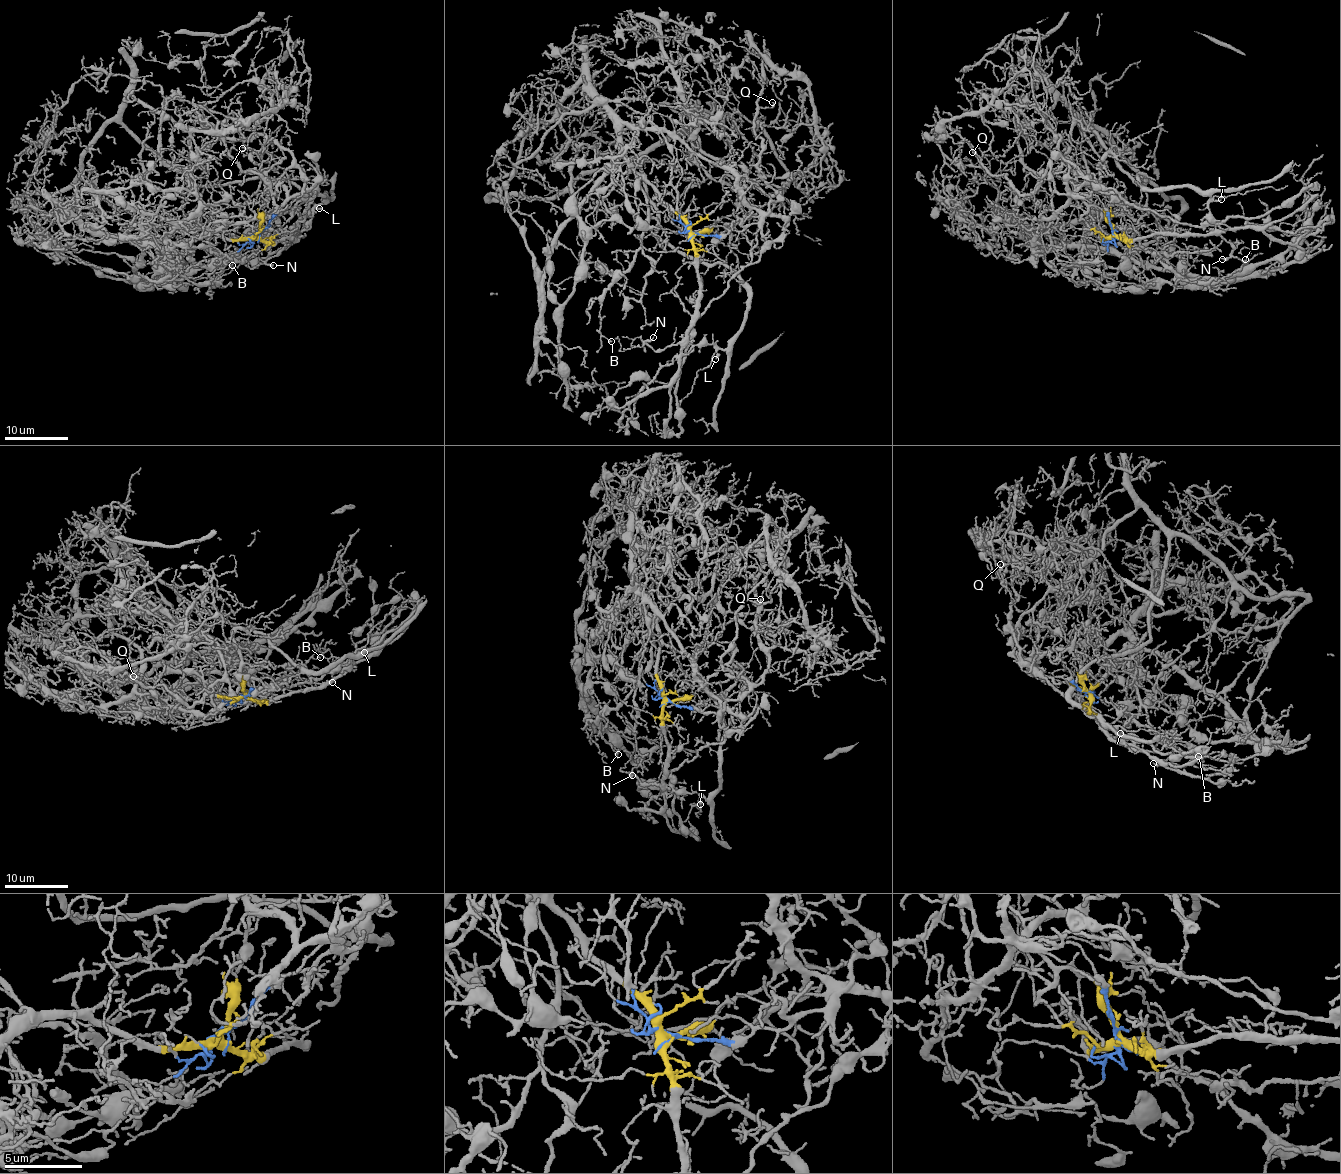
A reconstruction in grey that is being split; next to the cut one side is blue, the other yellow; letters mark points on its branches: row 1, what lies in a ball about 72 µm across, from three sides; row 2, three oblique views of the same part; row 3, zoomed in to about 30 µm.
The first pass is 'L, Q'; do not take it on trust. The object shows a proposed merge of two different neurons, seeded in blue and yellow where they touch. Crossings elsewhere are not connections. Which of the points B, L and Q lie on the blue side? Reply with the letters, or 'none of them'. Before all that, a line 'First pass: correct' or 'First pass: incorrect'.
First pass: correct
L, Q

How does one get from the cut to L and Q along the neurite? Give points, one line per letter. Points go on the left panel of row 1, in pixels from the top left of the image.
L: (256, 234), (282, 209), (310, 200), (314, 192), (317, 192), (306, 213), (291, 232), (298, 232), (319, 208)
Q: (256, 234), (306, 195), (302, 174), (285, 171), (272, 192), (268, 182), (242, 170), (241, 147)

